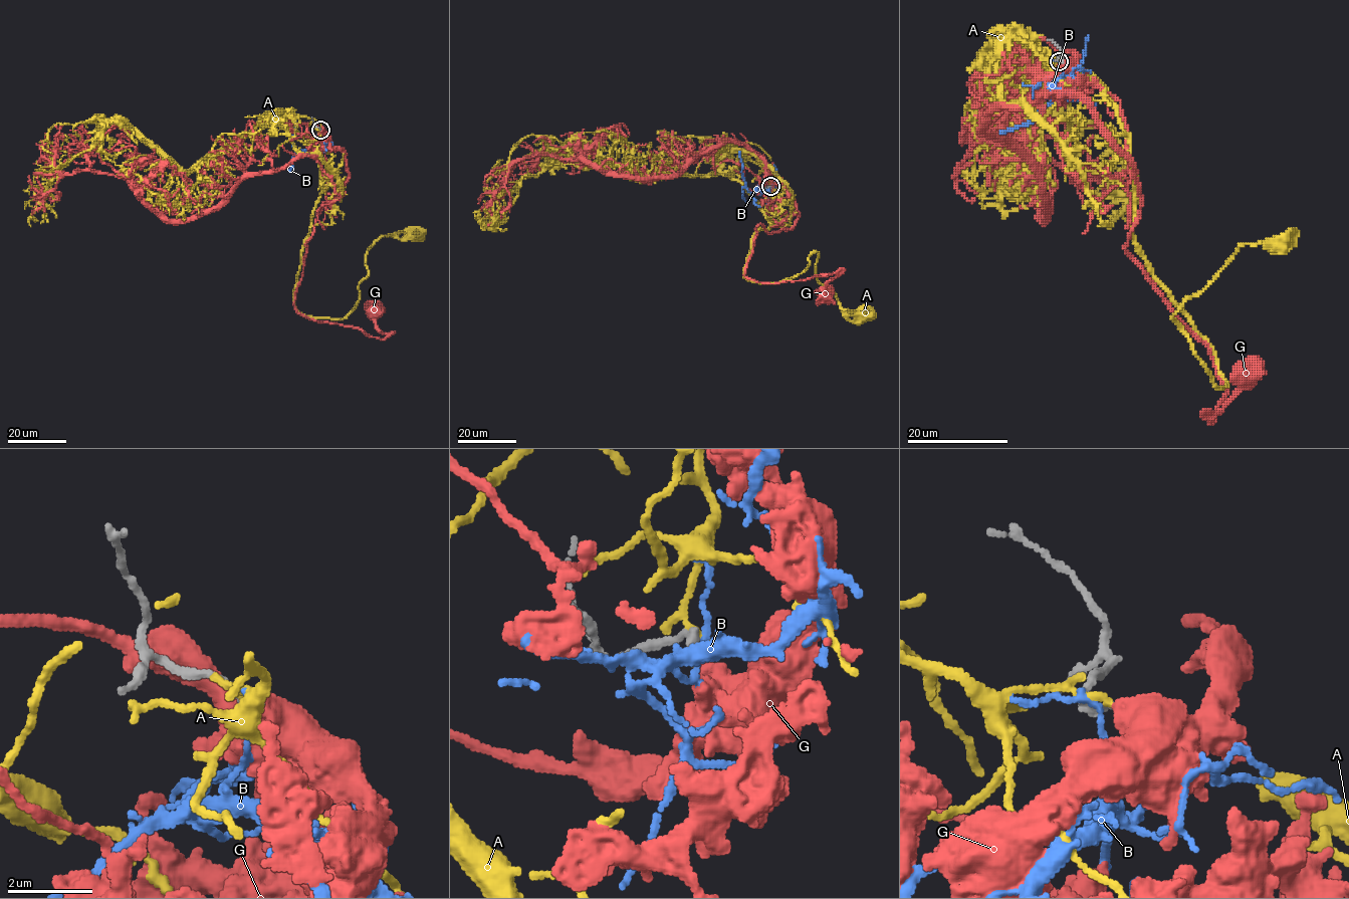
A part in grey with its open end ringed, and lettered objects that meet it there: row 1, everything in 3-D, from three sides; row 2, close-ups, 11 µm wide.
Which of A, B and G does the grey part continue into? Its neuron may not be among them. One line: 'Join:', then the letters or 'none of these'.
Join: none of these

